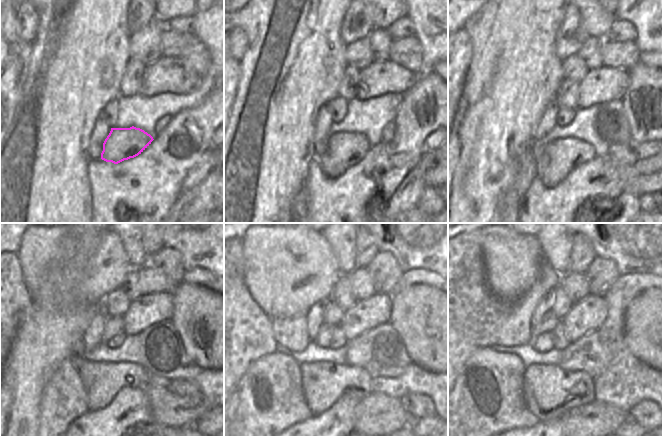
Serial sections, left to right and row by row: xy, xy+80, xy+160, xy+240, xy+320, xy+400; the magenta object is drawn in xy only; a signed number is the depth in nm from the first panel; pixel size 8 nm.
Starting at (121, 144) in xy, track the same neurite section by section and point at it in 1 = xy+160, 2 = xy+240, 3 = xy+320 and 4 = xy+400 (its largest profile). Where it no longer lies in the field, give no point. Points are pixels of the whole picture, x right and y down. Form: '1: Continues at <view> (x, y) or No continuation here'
1: Continues at xy+160 (561, 156)
2: Continues at xy+240 (102, 380)
3: Continues at xy+320 (324, 383)
4: Continues at xy+400 (549, 391)

